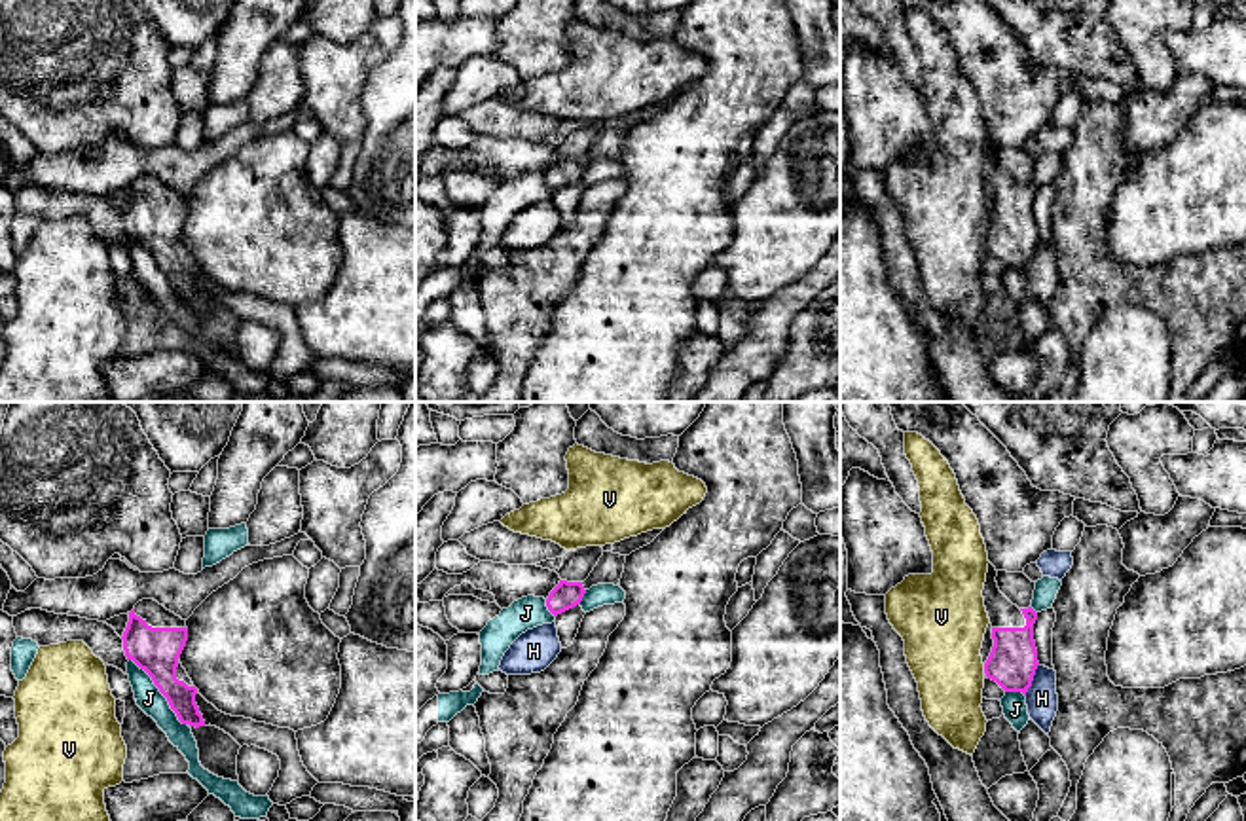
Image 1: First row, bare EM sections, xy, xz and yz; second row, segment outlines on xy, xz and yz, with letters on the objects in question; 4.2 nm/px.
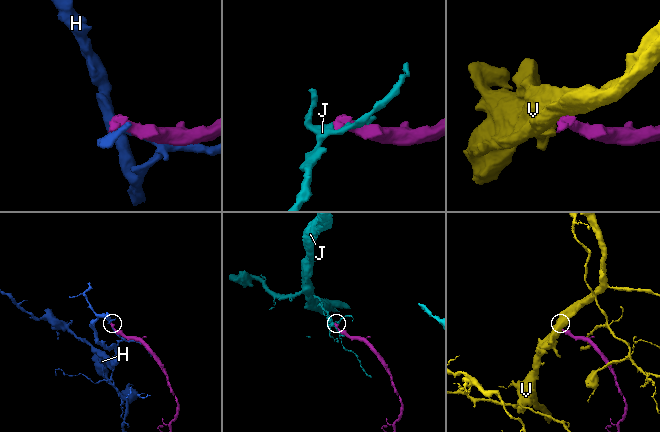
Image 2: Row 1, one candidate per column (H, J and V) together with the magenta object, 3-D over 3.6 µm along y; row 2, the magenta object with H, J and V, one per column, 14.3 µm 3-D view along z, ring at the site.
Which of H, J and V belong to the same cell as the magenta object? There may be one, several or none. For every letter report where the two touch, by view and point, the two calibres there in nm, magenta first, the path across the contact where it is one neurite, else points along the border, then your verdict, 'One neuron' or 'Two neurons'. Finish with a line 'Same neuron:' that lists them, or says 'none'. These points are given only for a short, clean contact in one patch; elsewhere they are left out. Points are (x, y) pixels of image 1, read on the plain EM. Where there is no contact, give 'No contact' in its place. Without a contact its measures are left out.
H: Touches magenta at yz (1032, 255). Thickness 200 nm (magenta) against 140 nm. Two neurons
J: Touches magenta at xy (160, 266). Thickness 200 nm (magenta) against 110 nm. Two neurons
V: Touches magenta at yz (985, 243). Thickness 200 nm (magenta) against 360 nm. Boundary: yz (983, 239), (985, 247). Two neurons
Same neuron: none

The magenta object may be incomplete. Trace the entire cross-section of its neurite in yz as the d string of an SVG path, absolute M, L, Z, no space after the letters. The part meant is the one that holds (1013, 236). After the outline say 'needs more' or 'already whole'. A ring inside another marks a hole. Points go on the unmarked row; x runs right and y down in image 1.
M988 138L982 173L992 199L994 222L984 239L984 248L1005 267L1026 271L1039 241L1034 216L1037 188L1032 182L1018 184L1013 180L999 167L996 152L996 142Z; needs more

